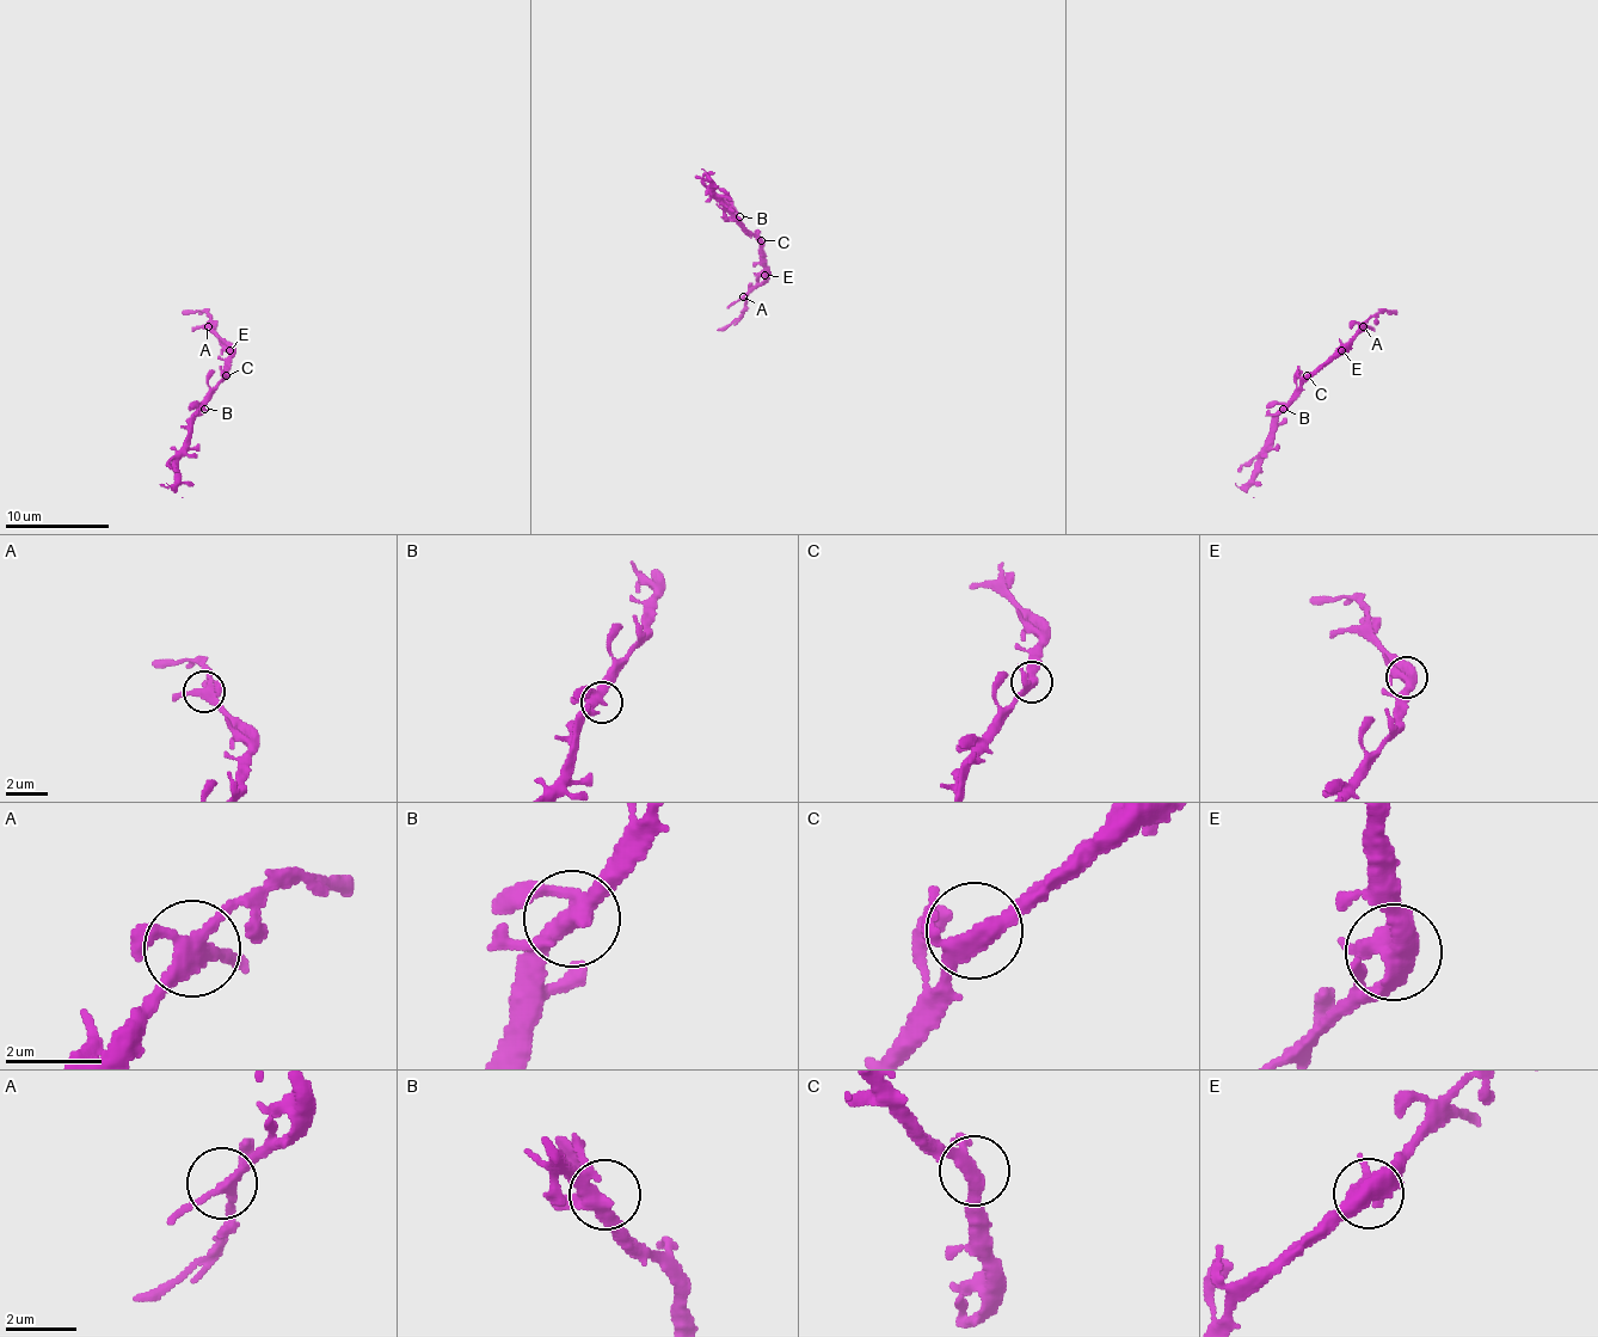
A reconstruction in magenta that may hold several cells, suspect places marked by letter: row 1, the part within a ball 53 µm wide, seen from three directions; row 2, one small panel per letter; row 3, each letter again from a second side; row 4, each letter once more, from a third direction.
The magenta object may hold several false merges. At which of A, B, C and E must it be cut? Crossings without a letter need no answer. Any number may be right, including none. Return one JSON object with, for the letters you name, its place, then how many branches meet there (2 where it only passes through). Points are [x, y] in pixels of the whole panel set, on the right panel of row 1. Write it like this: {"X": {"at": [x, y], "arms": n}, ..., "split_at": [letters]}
{"split_at": []}

